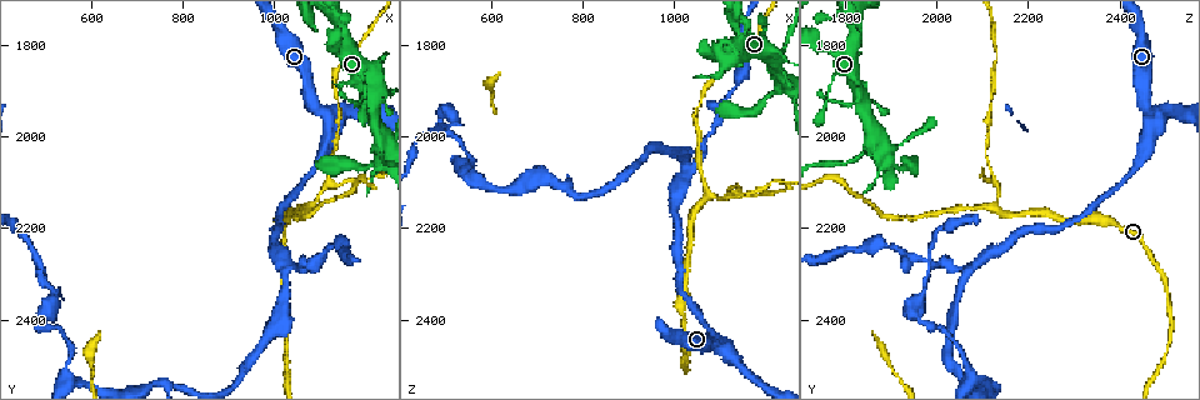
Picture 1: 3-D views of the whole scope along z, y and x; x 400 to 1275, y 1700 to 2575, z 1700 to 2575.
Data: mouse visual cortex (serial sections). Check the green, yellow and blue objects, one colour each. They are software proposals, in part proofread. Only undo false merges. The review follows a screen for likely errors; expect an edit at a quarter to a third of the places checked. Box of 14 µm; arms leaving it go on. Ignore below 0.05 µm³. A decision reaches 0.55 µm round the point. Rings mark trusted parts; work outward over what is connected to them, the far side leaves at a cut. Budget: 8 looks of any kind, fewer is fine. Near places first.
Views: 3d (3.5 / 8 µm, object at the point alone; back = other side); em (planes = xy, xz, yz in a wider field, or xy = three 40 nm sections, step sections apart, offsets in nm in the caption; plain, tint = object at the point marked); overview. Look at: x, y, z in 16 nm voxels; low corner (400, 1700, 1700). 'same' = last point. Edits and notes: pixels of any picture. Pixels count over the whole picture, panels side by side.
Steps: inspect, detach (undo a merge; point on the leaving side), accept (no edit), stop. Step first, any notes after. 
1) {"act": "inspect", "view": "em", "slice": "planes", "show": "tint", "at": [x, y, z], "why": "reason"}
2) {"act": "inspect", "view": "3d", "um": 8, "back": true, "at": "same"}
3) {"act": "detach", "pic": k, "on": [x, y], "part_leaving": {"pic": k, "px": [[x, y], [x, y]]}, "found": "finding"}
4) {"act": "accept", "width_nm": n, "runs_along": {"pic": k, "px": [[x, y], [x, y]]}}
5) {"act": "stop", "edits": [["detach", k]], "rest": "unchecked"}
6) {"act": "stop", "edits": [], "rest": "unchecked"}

{"act": "inspect", "view": "3d", "um": 3.5, "at": [1215, 1905, 1835]}

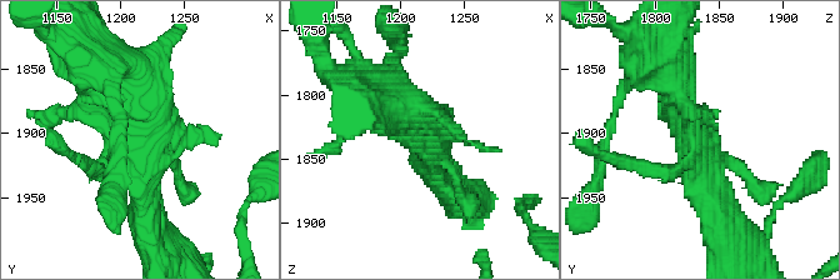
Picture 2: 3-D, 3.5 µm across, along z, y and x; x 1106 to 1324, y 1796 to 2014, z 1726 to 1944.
{"act": "inspect", "view": "em", "slice": "xy", "step": 5, "show": "tint", "at": [1214, 1904, 1828], "why": "now the EM"}

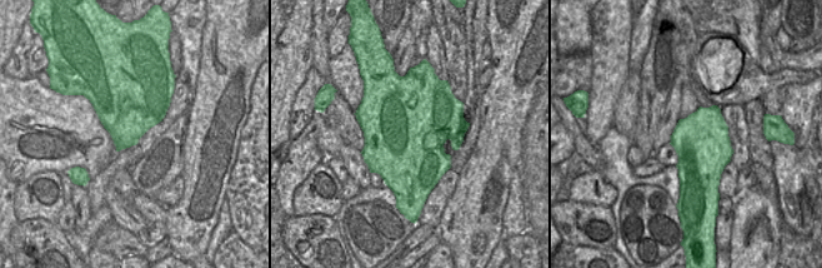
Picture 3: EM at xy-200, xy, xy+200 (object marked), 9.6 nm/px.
{"act": "inspect", "view": "em", "slice": "planes", "show": "tint", "at": "same", "why": "another direction"}

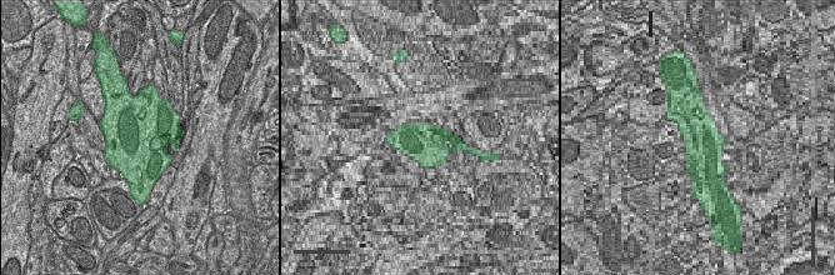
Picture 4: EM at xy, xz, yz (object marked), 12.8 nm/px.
{"act": "accept", "runs_along": {"pic": 2, "px": [[673, 68], [701, 190], [718, 213]]}, "found": "one cell here"}

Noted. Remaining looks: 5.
{"act": "inspect", "view": "3d", "um": 3.5, "back": true, "at": [1240, 2030, 1835], "why": "sudden change in width"}

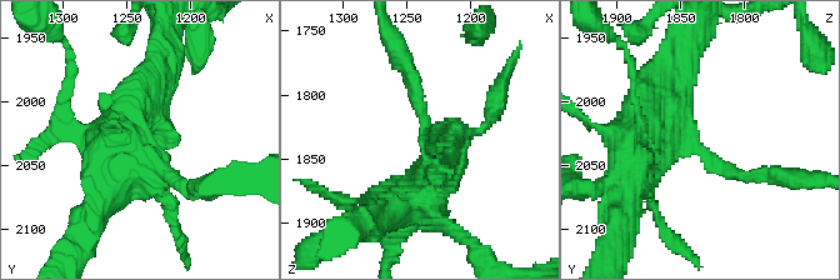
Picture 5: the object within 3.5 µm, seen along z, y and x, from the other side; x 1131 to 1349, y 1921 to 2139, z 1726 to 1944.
{"act": "inspect", "view": "em", "slice": "planes", "show": "tint", "at": [1234, 2036, 1838], "arm_widths_nm": [150, 400], "why": "need the tissue"}

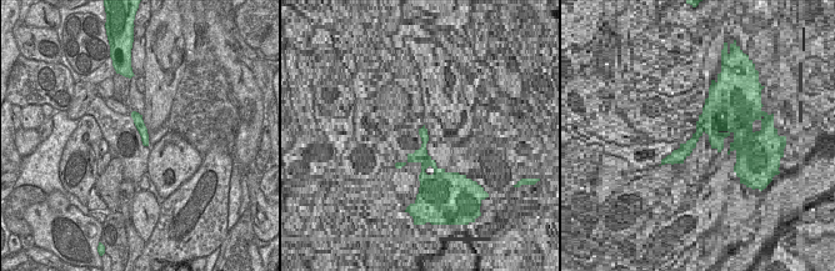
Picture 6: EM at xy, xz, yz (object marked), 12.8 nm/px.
{"act": "accept", "runs_along": {"pic": 6, "px": [[134, 114], [143, 130], [145, 142]]}, "found": "continuous, no second cell"}

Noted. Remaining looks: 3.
{"act": "inspect", "view": "3d", "um": 8, "at": [1120, 2110, 2135], "why": "a fork"}

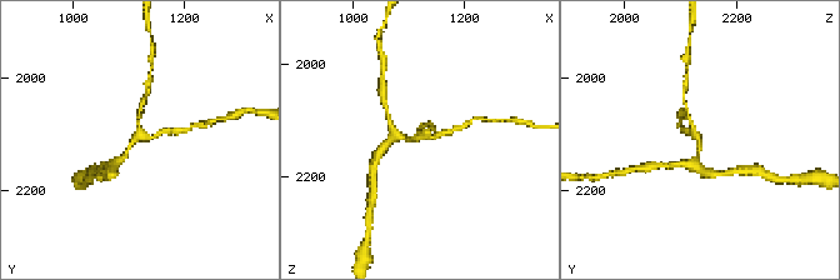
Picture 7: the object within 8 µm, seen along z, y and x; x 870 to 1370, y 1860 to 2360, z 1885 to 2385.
{"act": "inspect", "view": "3d", "um": 3.5, "at": [1120, 2100, 2125]}

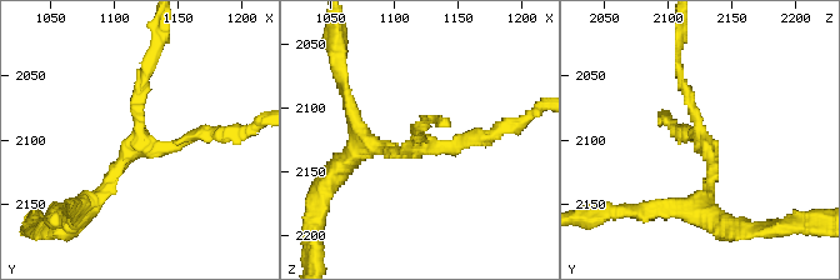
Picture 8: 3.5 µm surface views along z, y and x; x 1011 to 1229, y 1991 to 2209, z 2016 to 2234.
{"act": "inspect", "view": "em", "slice": "xy", "step": 1, "show": "tint", "at": [1120, 2106, 2130], "arms": 3, "arm_widths_nm": [150, 150, 250], "why": "now the EM"}

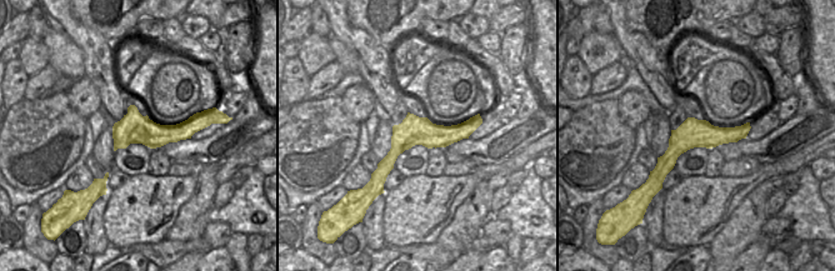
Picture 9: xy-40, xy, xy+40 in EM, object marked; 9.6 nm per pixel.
{"act": "accept", "runs_along": {"pic": 9, "px": [[471, 126], [411, 135], [380, 171]]}, "found": "all the same cell"}

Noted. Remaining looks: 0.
{"act": "stop", "edits": [], "rest": "unchecked"}

